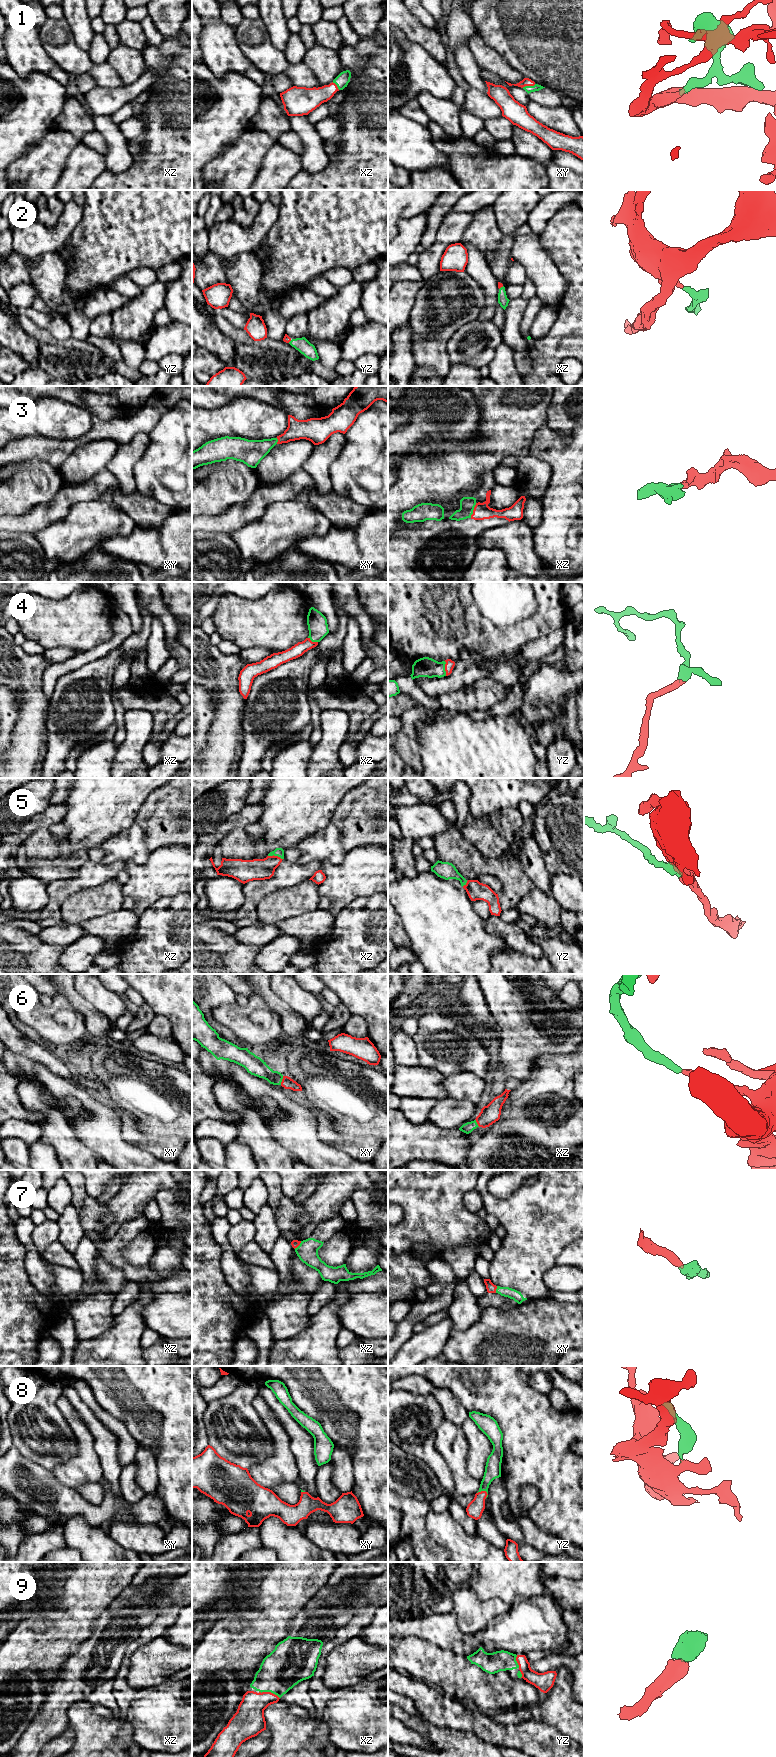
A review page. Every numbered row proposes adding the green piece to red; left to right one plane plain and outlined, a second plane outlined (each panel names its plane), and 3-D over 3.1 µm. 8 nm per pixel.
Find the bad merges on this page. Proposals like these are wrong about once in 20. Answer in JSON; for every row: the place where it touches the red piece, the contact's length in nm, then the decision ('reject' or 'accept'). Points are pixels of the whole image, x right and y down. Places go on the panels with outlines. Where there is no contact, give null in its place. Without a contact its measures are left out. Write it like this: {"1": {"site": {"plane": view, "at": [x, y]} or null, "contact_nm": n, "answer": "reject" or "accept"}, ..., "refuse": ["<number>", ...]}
{"1": {"site": {"plane": "xy", "at": [528, 85]}, "contact_nm": 110, "answer": "accept"}, "2": {"site": {"plane": "xz", "at": [501, 286]}, "contact_nm": 50, "answer": "accept"}, "3": {"site": {"plane": "xz", "at": [473, 510]}, "contact_nm": 130, "answer": "accept"}, "4": {"site": {"plane": "yz", "at": [445, 668]}, "contact_nm": 120, "answer": "accept"}, "5": {"site": {"plane": "xz", "at": [275, 856]}, "contact_nm": 120, "answer": "accept"}, "6": {"site": {"plane": "xy", "at": [282, 1080]}, "contact_nm": 80, "answer": "accept"}, "7": {"site": {"plane": "xz", "at": [298, 1245]}, "contact_nm": 90, "answer": "accept"}, "8": {"site": {"plane": "yz", "at": [484, 1491]}, "contact_nm": 90, "answer": "accept"}, "9": {"site": {"plane": "xz", "at": [269, 1692]}, "contact_nm": 180, "answer": "accept"}, "refuse": []}

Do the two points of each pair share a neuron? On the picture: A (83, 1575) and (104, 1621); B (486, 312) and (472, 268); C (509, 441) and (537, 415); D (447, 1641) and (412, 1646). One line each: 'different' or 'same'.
A: different
B: same
C: same
D: different

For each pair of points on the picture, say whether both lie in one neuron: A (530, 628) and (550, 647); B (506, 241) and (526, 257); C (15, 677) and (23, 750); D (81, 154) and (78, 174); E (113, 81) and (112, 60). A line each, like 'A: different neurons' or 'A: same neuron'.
A: different neurons
B: different neurons
C: same neuron
D: same neuron
E: different neurons

